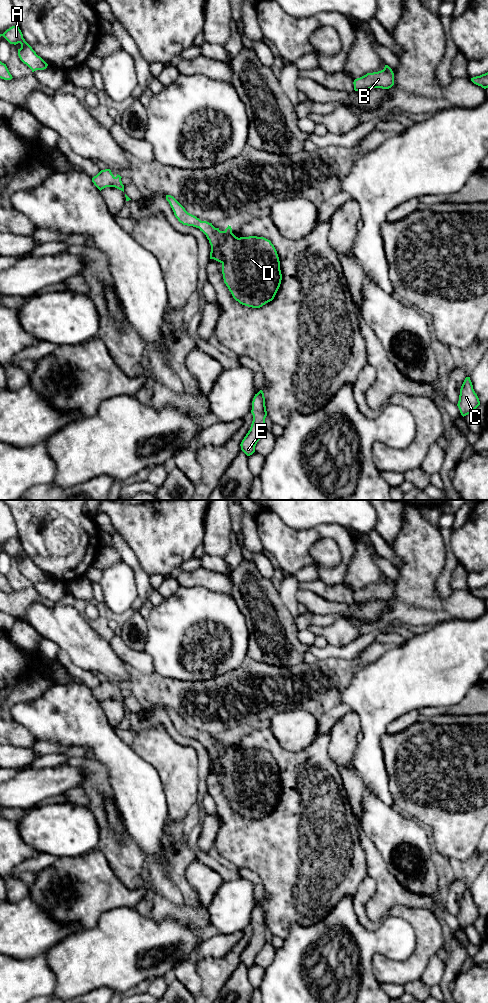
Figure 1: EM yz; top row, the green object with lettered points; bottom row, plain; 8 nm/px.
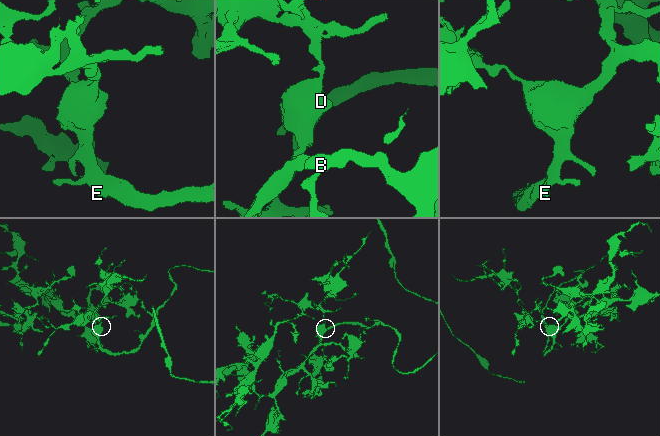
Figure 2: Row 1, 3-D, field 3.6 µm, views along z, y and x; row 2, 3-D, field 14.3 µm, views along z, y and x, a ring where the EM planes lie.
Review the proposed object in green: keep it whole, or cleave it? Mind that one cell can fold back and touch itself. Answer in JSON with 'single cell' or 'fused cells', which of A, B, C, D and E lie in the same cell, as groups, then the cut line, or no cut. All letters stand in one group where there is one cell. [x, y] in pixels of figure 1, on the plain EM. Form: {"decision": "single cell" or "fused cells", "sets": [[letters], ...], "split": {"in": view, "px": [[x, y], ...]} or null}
{"decision": "single cell", "sets": [["A", "B", "C", "D", "E"]], "split": null}

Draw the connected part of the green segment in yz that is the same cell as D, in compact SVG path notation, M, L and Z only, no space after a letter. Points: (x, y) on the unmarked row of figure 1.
M166 707L180 735L199 740L211 757L210 771L222 776L224 795L240 816L260 820L272 813L282 786L277 763L264 749L236 749L231 738L224 743L188 725L171 707Z

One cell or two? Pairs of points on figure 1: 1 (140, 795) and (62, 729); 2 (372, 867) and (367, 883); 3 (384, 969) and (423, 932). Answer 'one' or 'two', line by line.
1: one
2: two
3: one

